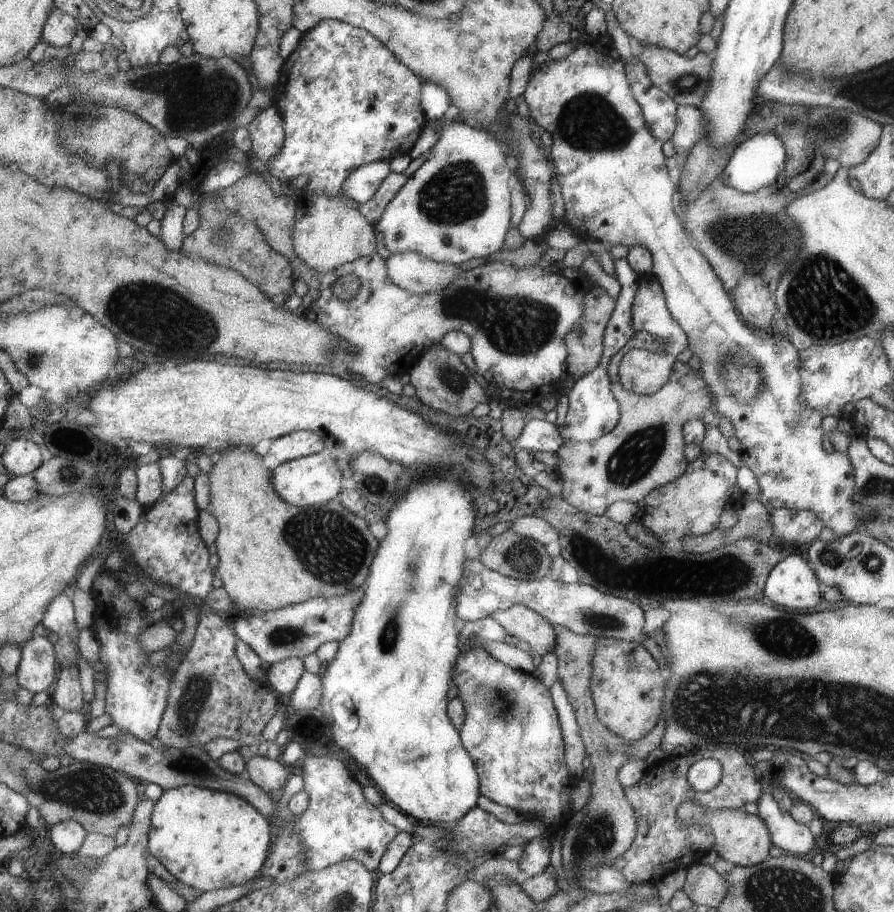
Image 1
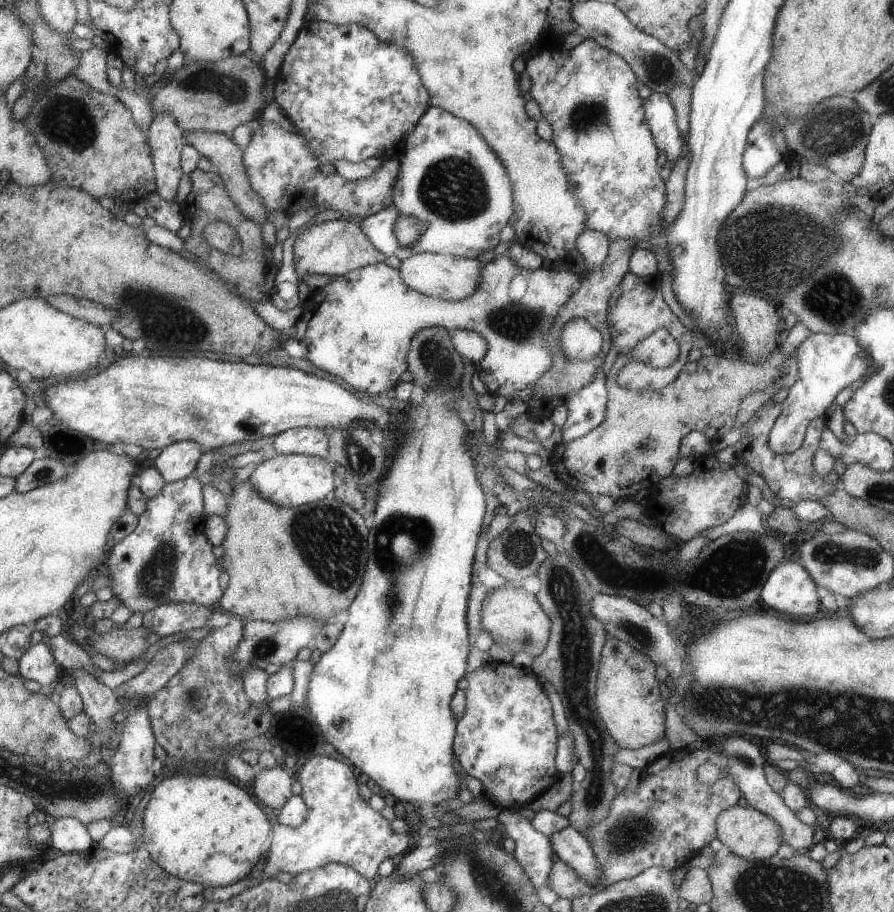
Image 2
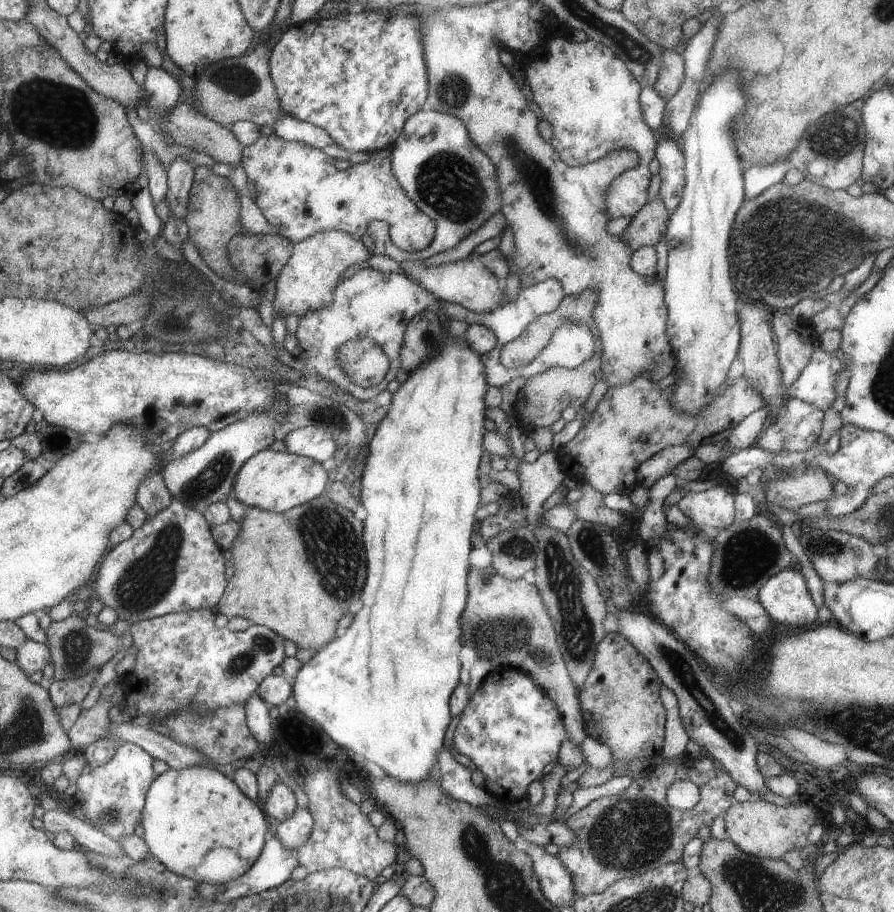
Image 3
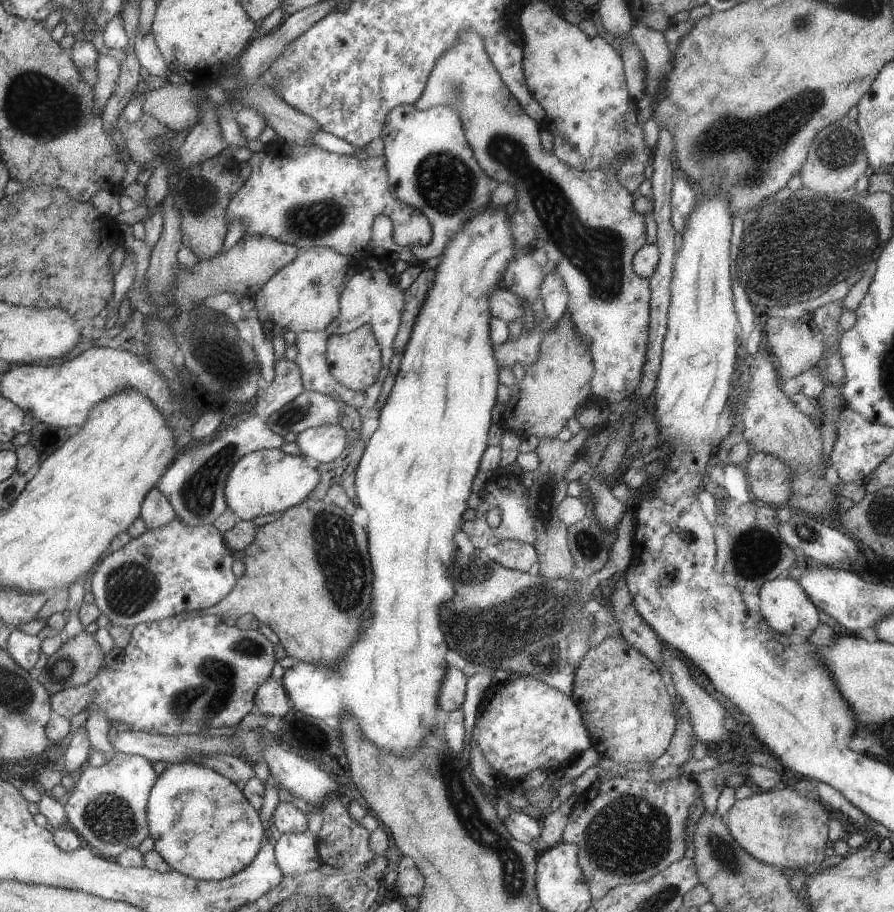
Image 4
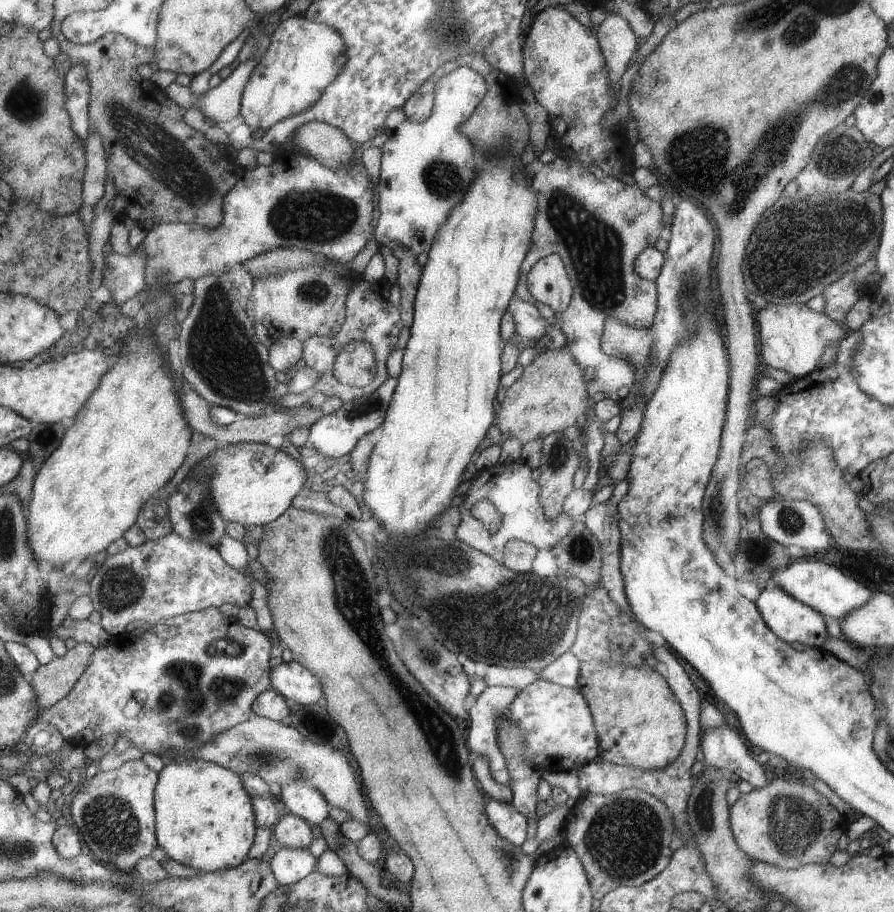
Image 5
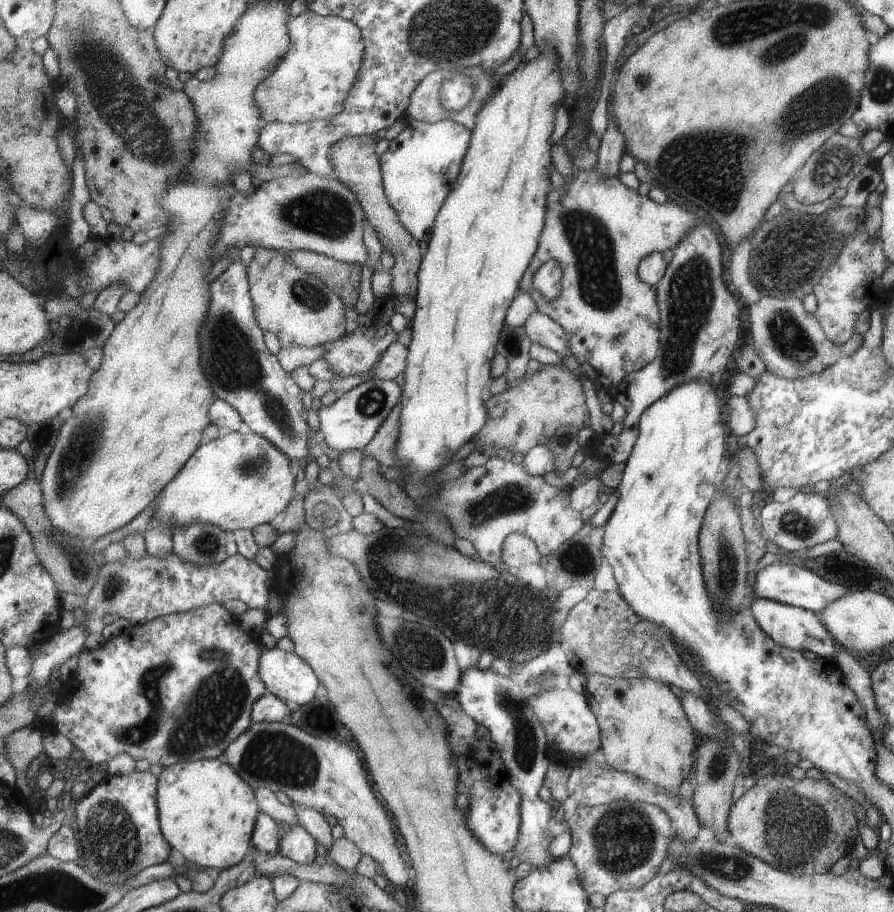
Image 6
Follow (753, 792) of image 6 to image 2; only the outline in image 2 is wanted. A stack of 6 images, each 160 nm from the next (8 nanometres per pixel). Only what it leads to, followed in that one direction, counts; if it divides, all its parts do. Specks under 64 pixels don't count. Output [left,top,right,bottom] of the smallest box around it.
[715,804,782,861]

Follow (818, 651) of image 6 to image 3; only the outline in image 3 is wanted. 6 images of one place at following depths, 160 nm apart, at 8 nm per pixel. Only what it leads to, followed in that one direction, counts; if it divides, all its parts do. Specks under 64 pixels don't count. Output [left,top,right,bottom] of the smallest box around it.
[757,568,818,629]

